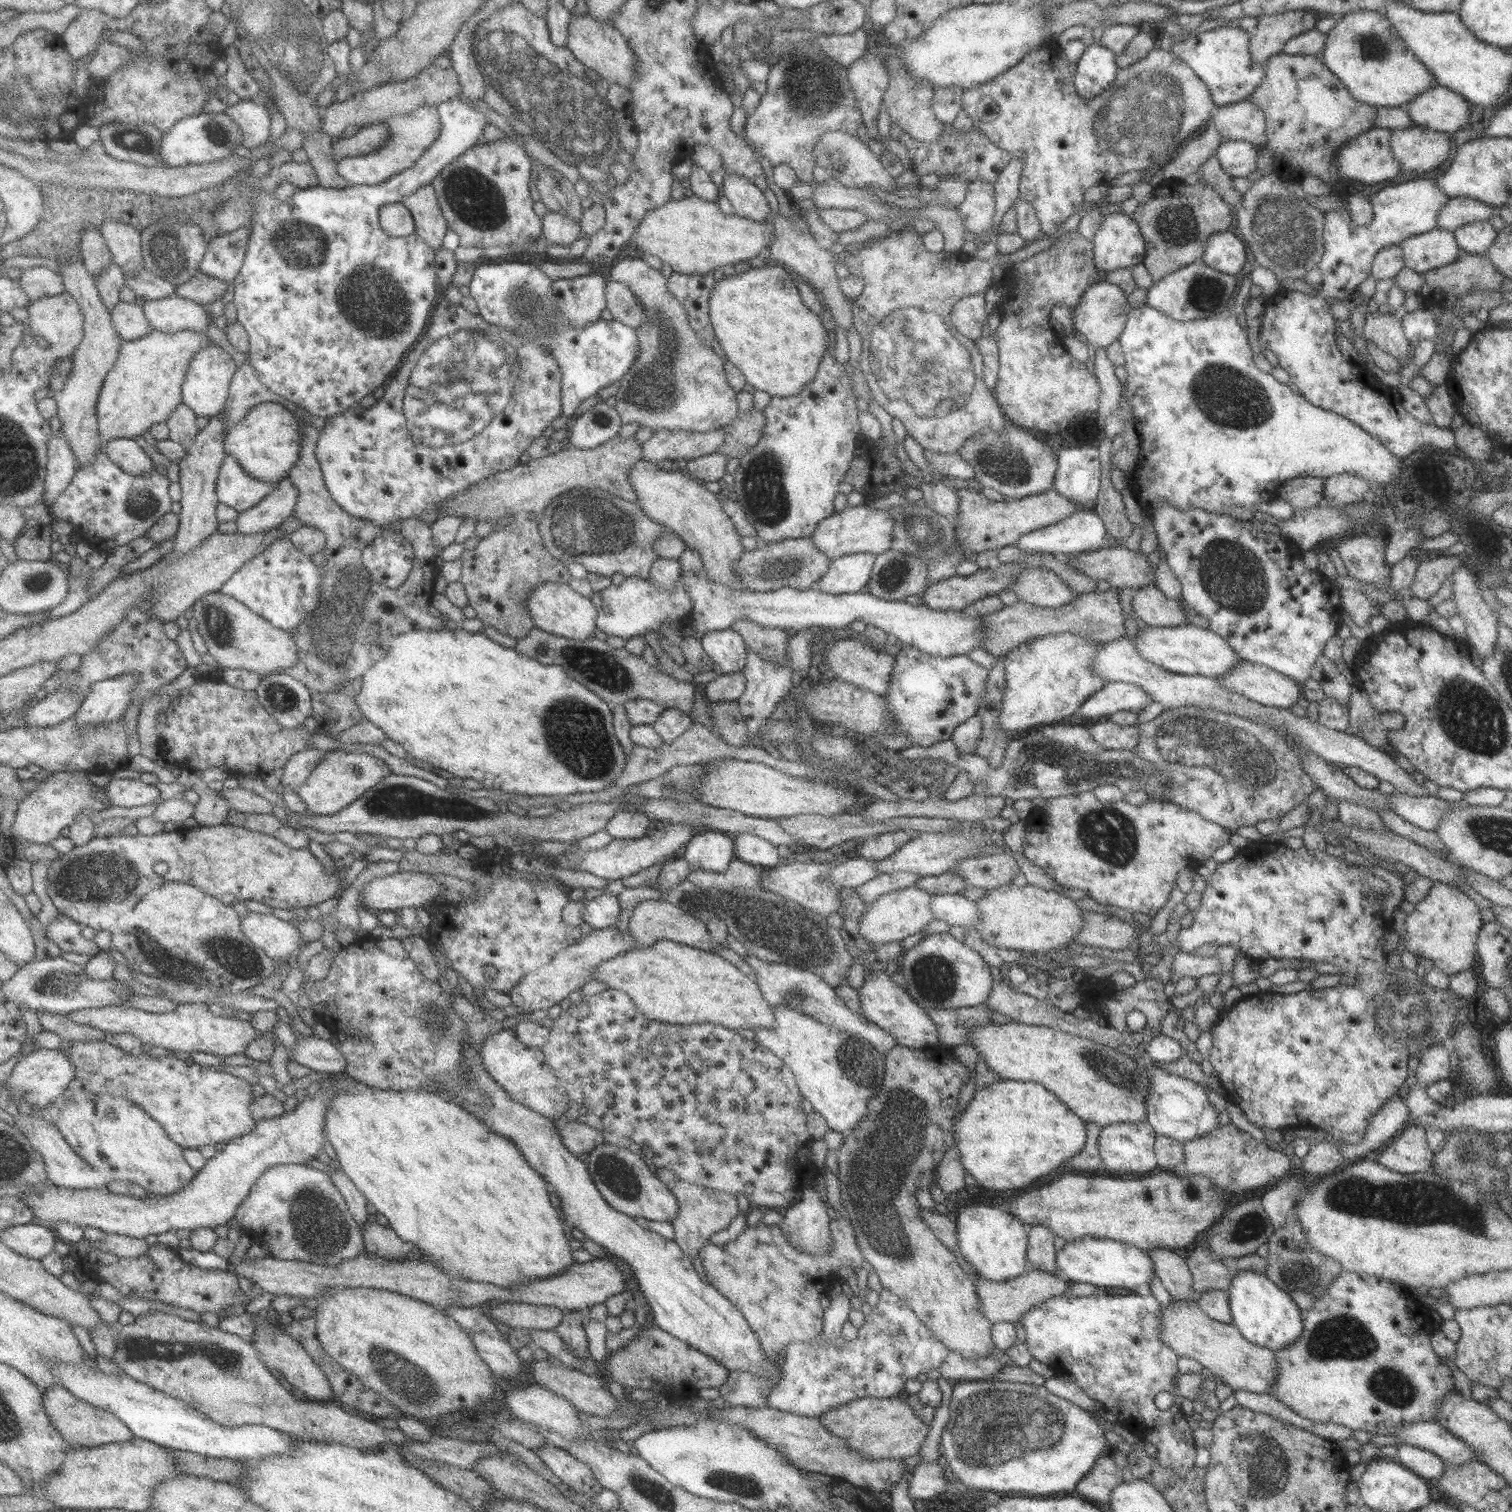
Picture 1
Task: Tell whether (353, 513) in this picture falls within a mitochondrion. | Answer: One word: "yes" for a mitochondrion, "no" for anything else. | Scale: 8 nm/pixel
no

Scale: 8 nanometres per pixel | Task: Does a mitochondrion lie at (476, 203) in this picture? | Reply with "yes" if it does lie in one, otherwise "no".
yes

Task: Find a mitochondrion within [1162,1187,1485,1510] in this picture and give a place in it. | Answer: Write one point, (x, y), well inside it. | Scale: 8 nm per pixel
(1260, 1464)

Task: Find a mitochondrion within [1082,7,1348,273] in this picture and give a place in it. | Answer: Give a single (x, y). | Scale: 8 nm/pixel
(1157, 101)

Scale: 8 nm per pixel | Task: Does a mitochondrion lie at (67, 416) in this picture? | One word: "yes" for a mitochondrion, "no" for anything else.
no

